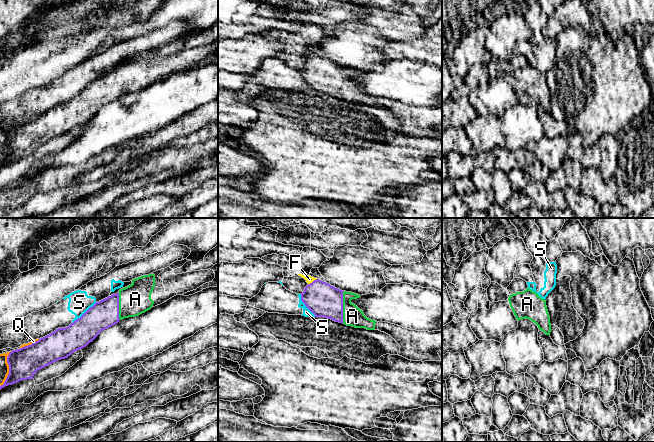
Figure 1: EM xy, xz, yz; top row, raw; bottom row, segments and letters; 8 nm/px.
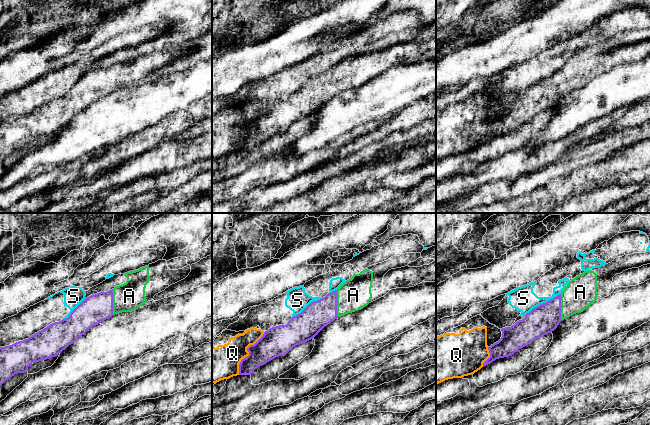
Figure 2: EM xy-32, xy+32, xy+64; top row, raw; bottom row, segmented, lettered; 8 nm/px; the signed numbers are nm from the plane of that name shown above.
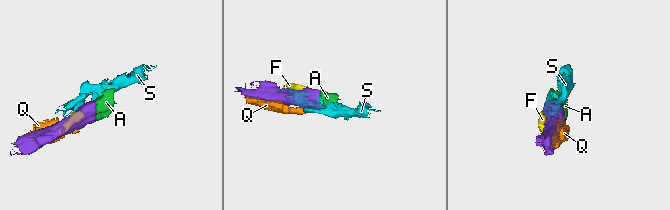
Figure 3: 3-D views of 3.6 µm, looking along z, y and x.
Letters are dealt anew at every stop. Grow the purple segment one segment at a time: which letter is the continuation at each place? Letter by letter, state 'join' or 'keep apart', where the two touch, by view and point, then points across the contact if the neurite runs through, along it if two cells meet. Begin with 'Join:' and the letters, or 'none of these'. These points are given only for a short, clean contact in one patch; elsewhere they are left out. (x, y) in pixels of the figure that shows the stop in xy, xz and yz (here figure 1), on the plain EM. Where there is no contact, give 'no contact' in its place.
Join: A, F
A: join | xz (342, 83)
F: join | xz (313, 57)
Q: keep apart | xy (9, 145)
S: keep apart | xy (85, 88)

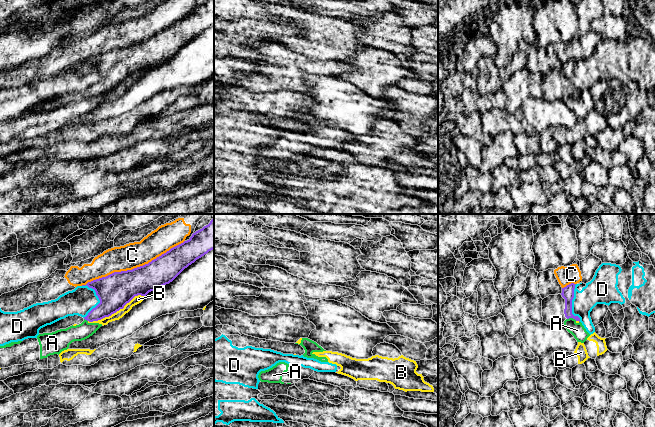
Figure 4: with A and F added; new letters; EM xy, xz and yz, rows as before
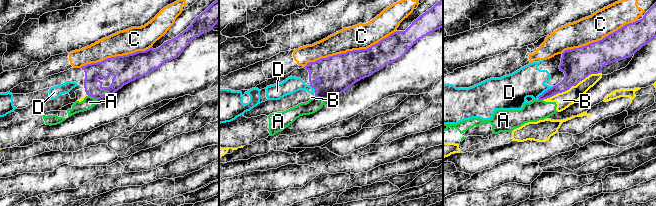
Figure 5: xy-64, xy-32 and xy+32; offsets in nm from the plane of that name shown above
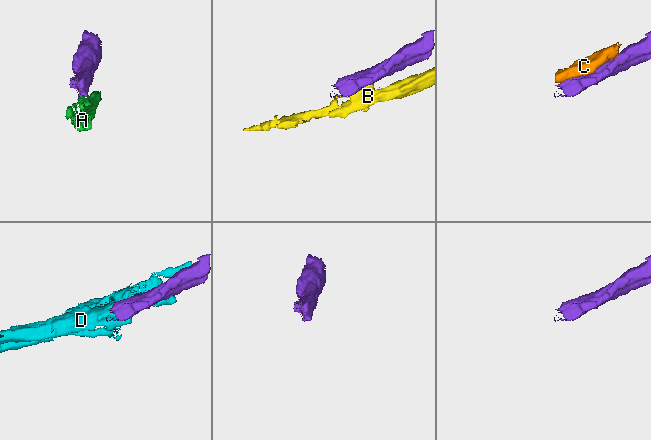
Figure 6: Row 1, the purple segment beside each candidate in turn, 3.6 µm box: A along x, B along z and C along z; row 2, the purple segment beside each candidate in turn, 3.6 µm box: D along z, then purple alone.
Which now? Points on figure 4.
Join: none of these
A: keep apart | yz (572, 93) | along yz (567, 94), (576, 96)
B: keep apart | xy (115, 88)
C: keep apart | xy (132, 45)
D: keep apart | xy (99, 75)

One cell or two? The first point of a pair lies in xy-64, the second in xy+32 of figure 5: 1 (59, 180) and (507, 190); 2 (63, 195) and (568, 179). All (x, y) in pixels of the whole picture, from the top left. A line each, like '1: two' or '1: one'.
1: two
2: one

